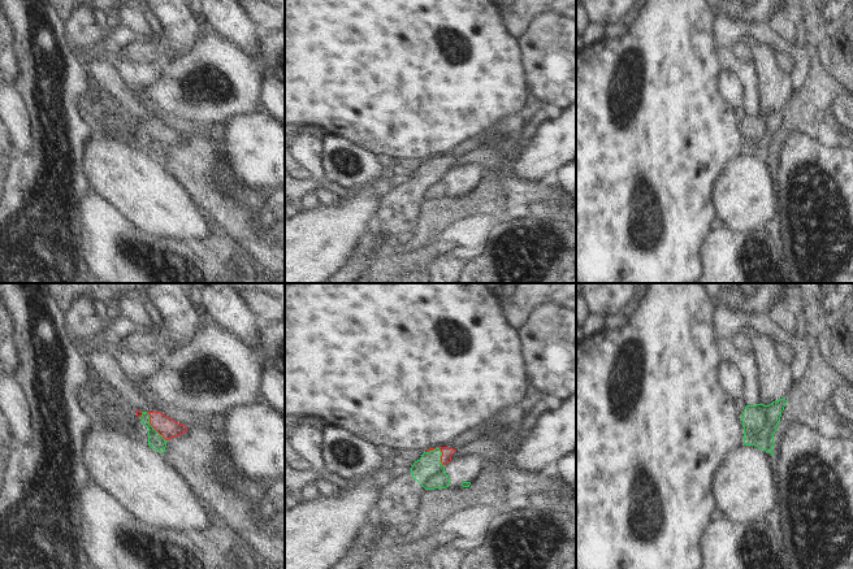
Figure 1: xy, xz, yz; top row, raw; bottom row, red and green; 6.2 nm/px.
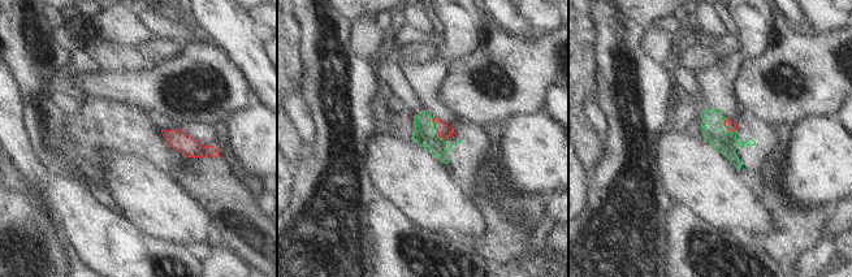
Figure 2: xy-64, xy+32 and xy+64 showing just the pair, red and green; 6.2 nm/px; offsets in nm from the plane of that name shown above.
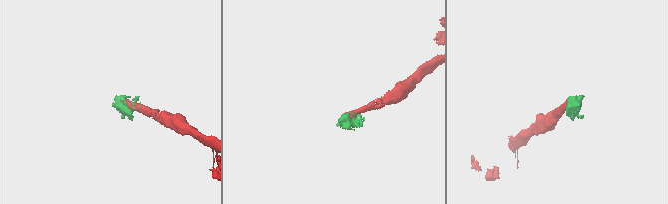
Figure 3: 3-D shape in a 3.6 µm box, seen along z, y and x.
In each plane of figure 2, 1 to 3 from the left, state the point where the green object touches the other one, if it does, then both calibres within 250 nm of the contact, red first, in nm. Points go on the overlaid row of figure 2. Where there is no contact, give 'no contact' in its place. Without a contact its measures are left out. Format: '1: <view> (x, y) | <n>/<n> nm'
1: no contact
2: xy+32 (435, 128) | 80/140 nm
3: xy+64 (727, 128) | 60/150 nm

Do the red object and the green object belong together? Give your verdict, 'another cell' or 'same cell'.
same cell

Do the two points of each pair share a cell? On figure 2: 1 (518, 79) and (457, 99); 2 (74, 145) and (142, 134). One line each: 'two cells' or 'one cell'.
1: one cell
2: one cell

